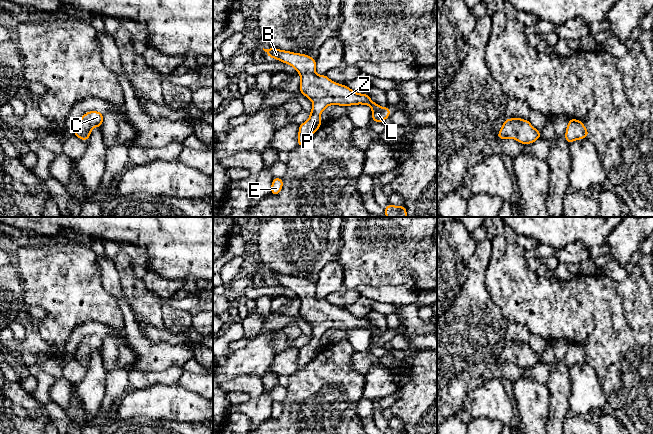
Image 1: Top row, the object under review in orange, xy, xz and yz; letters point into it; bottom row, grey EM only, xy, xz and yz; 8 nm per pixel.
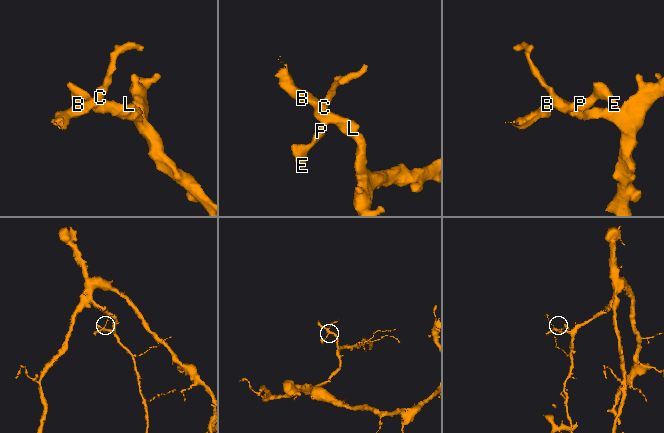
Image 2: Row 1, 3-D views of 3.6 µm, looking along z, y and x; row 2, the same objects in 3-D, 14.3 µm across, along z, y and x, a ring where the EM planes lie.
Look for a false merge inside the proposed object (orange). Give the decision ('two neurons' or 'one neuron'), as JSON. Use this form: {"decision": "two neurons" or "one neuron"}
{"decision": "one neuron"}

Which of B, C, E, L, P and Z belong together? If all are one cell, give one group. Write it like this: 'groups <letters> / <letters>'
groups B C E L P Z

